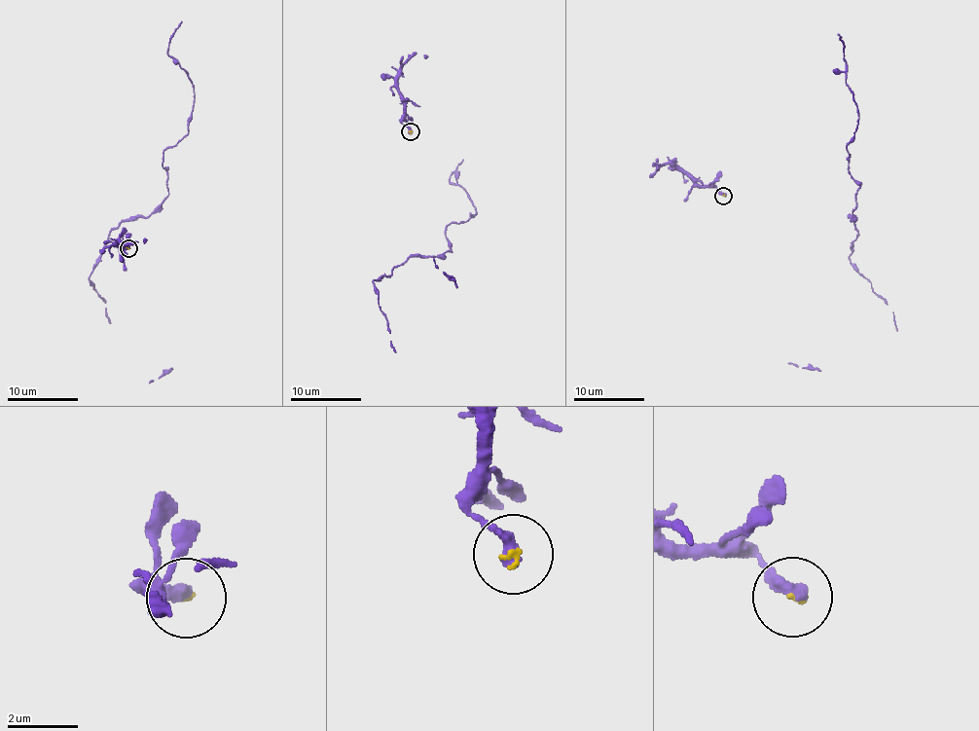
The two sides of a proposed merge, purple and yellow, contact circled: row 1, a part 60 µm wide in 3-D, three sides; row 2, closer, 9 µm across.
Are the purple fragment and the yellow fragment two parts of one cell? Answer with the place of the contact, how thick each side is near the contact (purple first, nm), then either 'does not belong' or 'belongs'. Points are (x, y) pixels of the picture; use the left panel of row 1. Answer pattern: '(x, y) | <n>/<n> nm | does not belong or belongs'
(128, 248) | 400/100 nm | belongs

